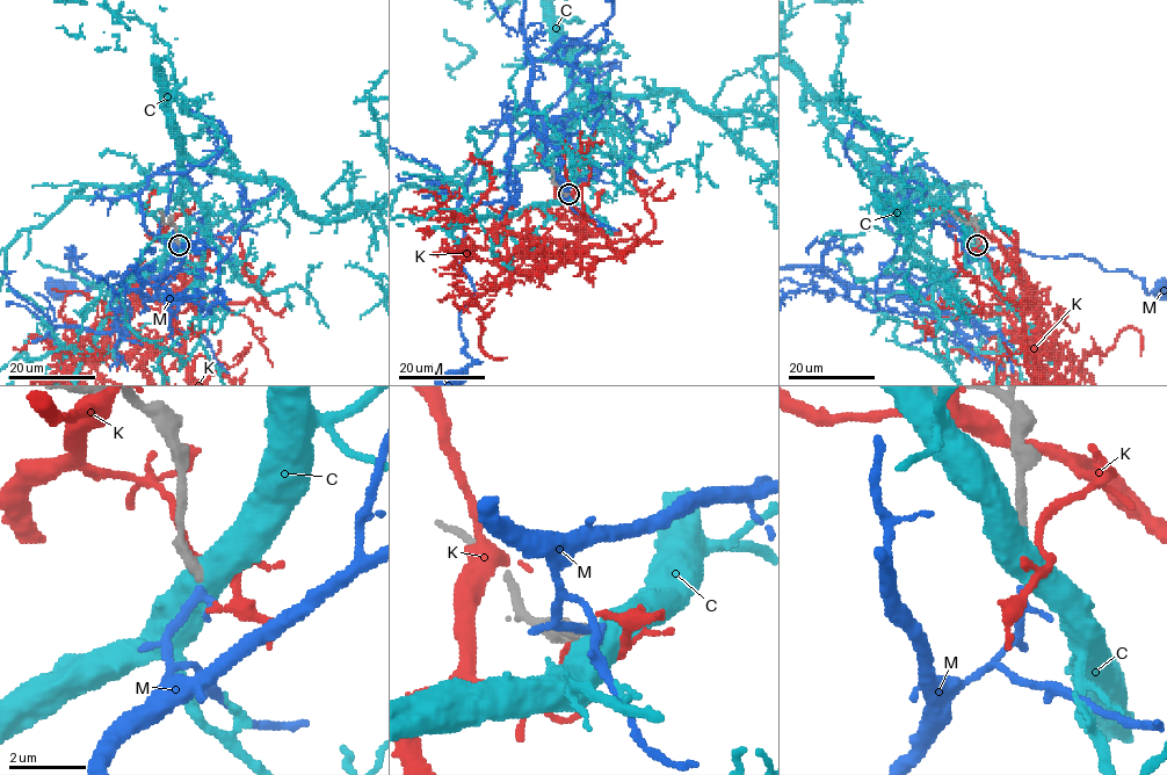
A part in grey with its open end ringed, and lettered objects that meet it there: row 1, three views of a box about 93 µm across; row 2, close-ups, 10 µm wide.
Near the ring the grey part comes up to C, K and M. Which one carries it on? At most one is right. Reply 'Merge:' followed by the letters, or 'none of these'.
Merge: M

